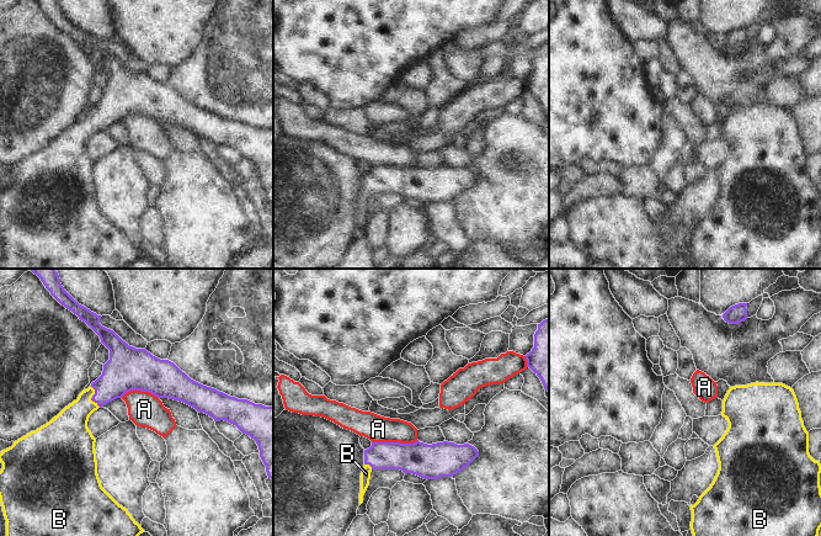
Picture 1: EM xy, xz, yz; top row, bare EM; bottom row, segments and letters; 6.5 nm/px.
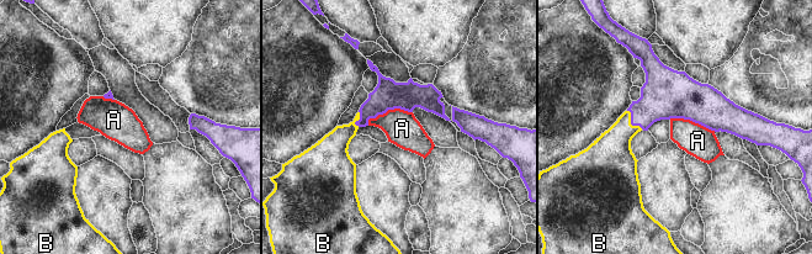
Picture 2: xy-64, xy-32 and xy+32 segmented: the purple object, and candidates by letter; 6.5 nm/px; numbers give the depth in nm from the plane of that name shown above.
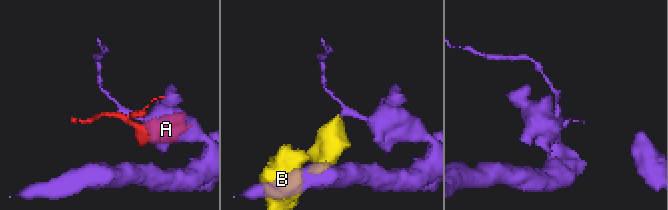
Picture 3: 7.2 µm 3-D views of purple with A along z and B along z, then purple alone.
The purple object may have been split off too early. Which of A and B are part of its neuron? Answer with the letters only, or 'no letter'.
B

